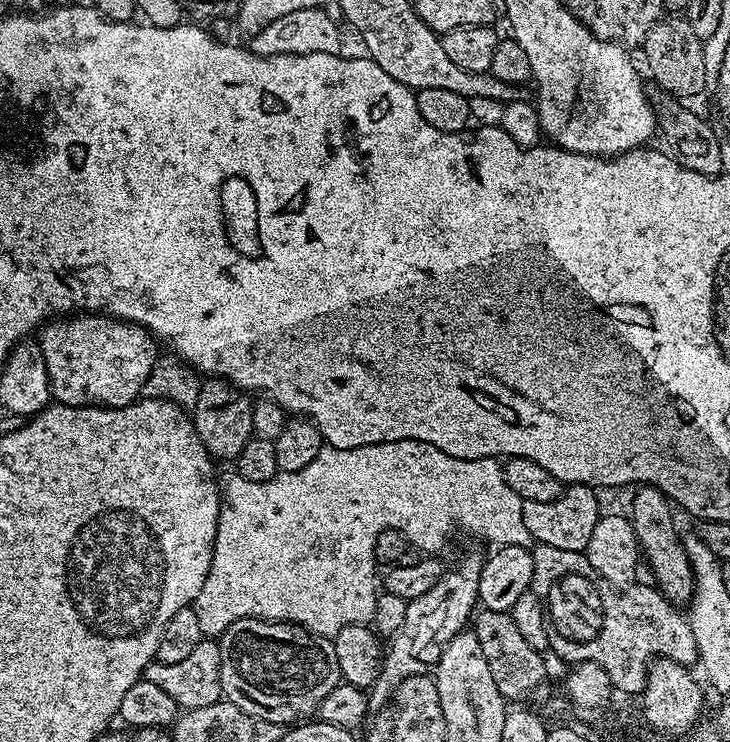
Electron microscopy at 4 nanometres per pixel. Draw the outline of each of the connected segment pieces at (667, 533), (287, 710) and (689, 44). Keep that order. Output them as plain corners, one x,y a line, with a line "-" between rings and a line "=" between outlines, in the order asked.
640,486
635,492
630,519
643,559
647,567
648,564
652,567
652,576
656,579
653,580
655,587
659,588
670,602
691,601
692,593
696,590
696,577
692,574
692,563
684,549
684,540
676,533
676,524
672,521
672,501
655,486
=
248,616
245,620
229,626
218,637
218,643
222,654
220,681
223,699
238,706
238,710
246,710
246,714
257,716
271,724
292,726
311,717
322,700
342,680
333,641
327,636
316,636
307,632
298,624
255,620
253,616
=
668,14
657,20
642,45
644,56
648,59
648,68
652,71
655,87
660,88
669,96
685,98
696,96
710,83
706,70
706,54
704,41
690,30
690,22
680,14

